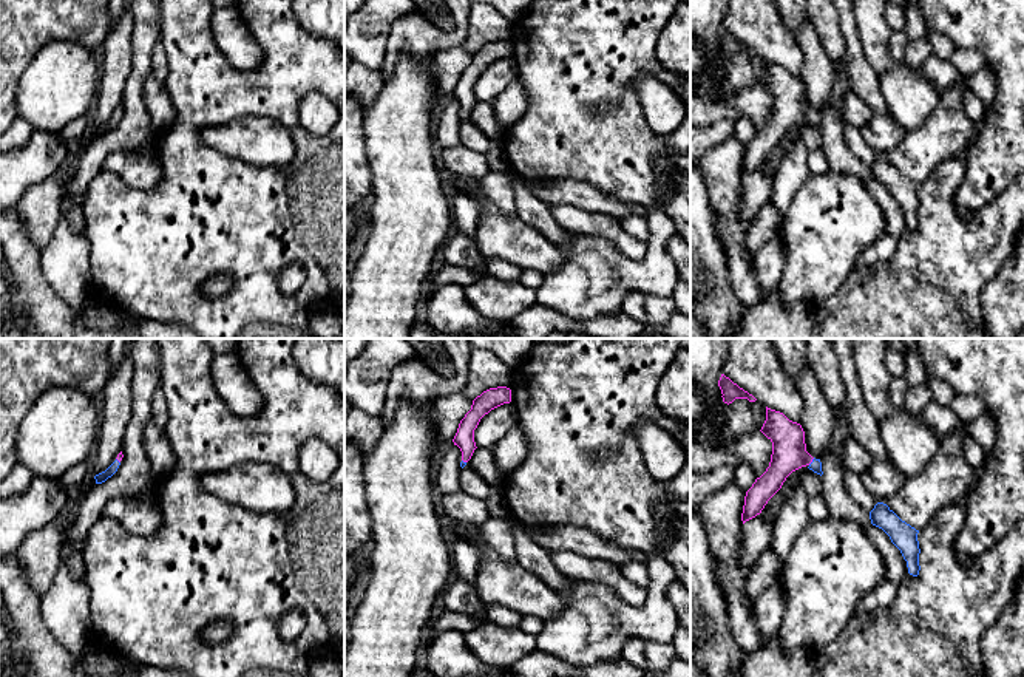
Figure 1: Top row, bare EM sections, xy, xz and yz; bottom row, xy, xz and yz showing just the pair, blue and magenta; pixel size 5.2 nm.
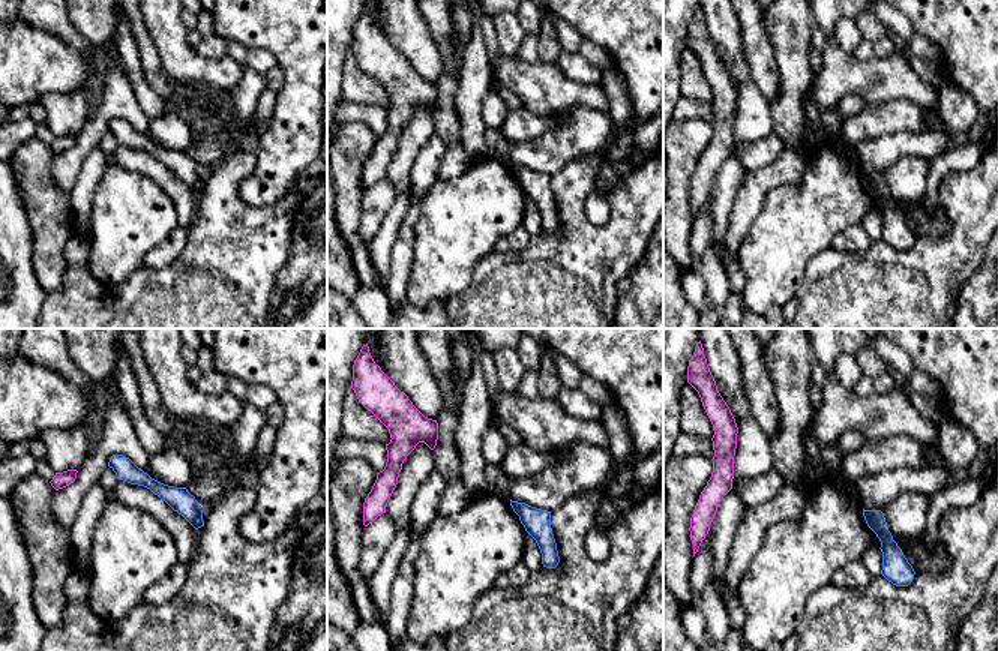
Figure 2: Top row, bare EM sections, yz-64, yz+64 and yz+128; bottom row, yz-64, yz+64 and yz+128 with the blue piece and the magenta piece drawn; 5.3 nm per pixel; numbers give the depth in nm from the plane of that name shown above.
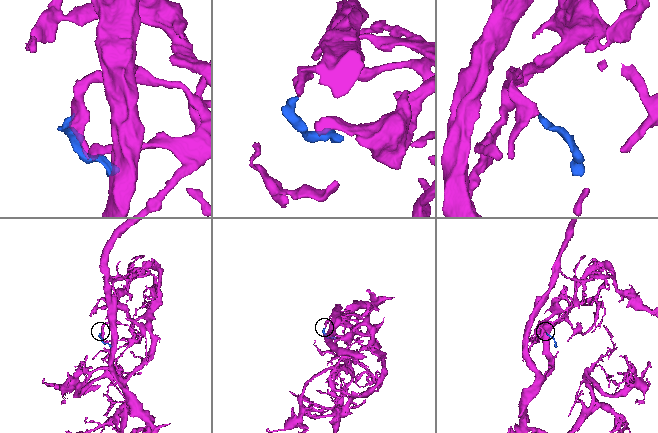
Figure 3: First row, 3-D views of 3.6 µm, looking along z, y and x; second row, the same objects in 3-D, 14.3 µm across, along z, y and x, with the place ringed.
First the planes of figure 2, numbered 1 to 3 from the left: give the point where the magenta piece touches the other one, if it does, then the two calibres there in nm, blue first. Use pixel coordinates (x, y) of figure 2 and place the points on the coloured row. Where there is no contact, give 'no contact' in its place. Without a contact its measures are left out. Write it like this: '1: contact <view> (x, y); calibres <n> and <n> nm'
1: no contact
2: no contact
3: no contact

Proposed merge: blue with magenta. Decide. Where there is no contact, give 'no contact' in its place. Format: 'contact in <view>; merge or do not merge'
contact in yz; merge

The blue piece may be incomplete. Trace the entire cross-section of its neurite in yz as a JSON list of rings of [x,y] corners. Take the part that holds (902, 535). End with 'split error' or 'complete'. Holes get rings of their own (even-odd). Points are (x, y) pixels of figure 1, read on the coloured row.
[[[877,502],[870,512],[871,524],[882,529],[907,561],[908,573],[919,575],[919,541],[914,527],[902,521],[887,504]]] | complete

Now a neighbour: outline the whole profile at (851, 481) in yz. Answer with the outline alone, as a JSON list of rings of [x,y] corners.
[[[843,468],[843,485],[849,496],[866,512],[870,513],[874,505],[879,502],[863,485],[859,475]]]

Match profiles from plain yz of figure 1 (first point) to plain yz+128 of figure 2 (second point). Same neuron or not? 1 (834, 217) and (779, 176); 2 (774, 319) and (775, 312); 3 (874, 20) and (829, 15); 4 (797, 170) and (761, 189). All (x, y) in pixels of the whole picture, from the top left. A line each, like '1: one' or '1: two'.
1: two
2: one
3: two
4: two

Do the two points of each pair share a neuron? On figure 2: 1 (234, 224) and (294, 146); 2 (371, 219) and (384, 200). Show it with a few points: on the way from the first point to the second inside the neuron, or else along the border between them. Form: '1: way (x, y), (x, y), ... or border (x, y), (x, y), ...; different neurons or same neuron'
1: border (237, 188), (251, 206), (270, 206), (282, 198); different neurons
2: way (374, 215), (380, 204); same neuron

